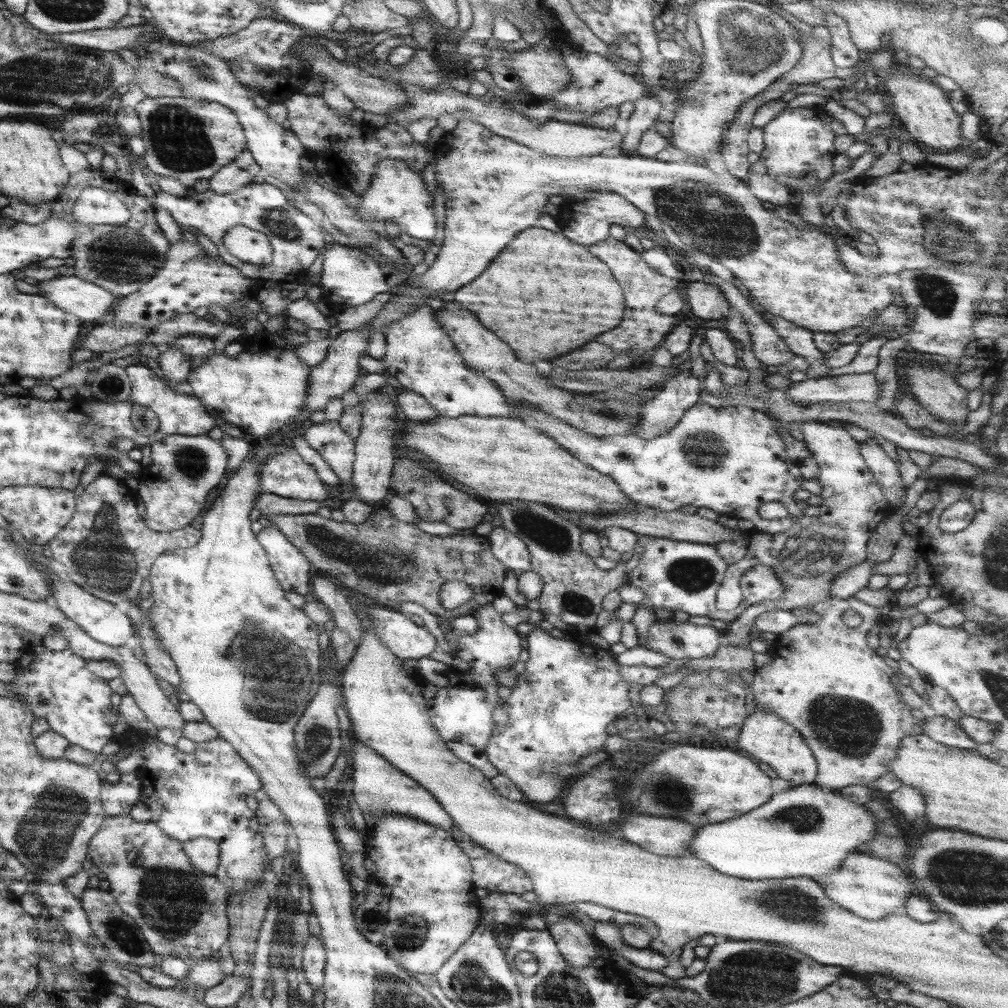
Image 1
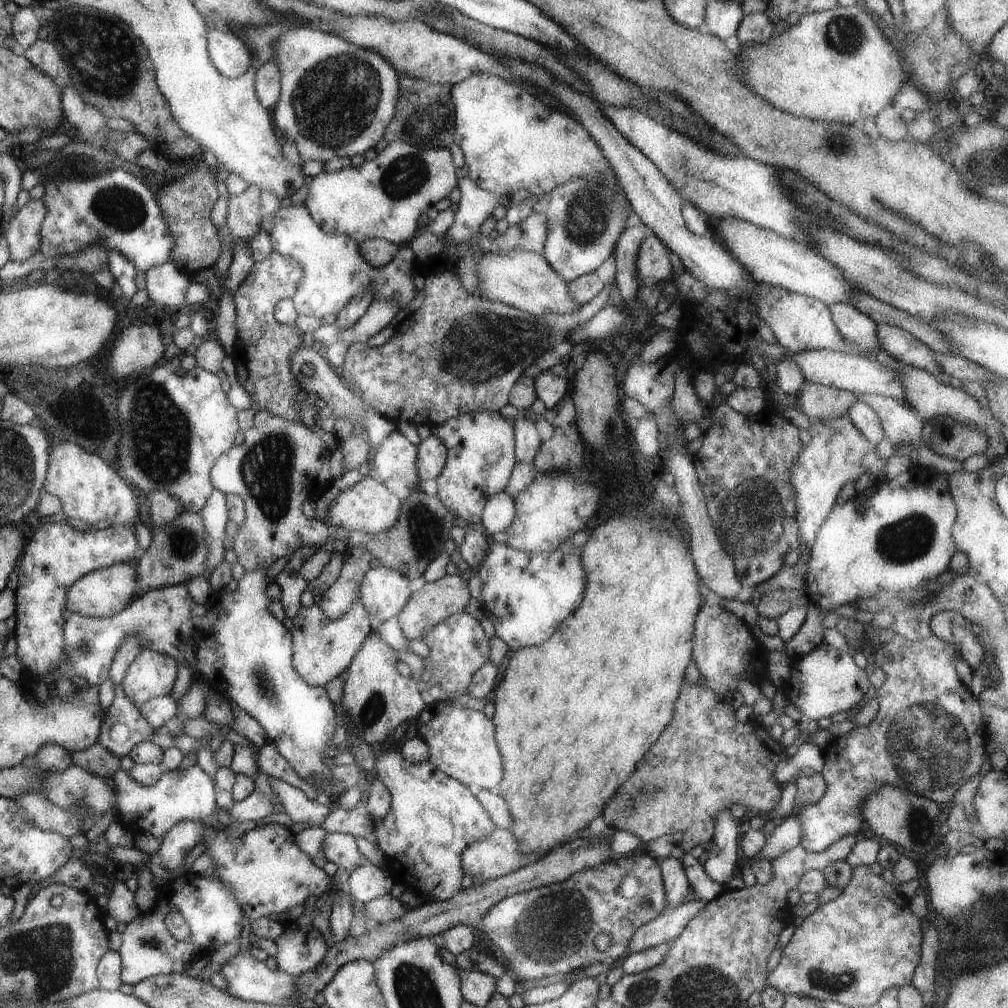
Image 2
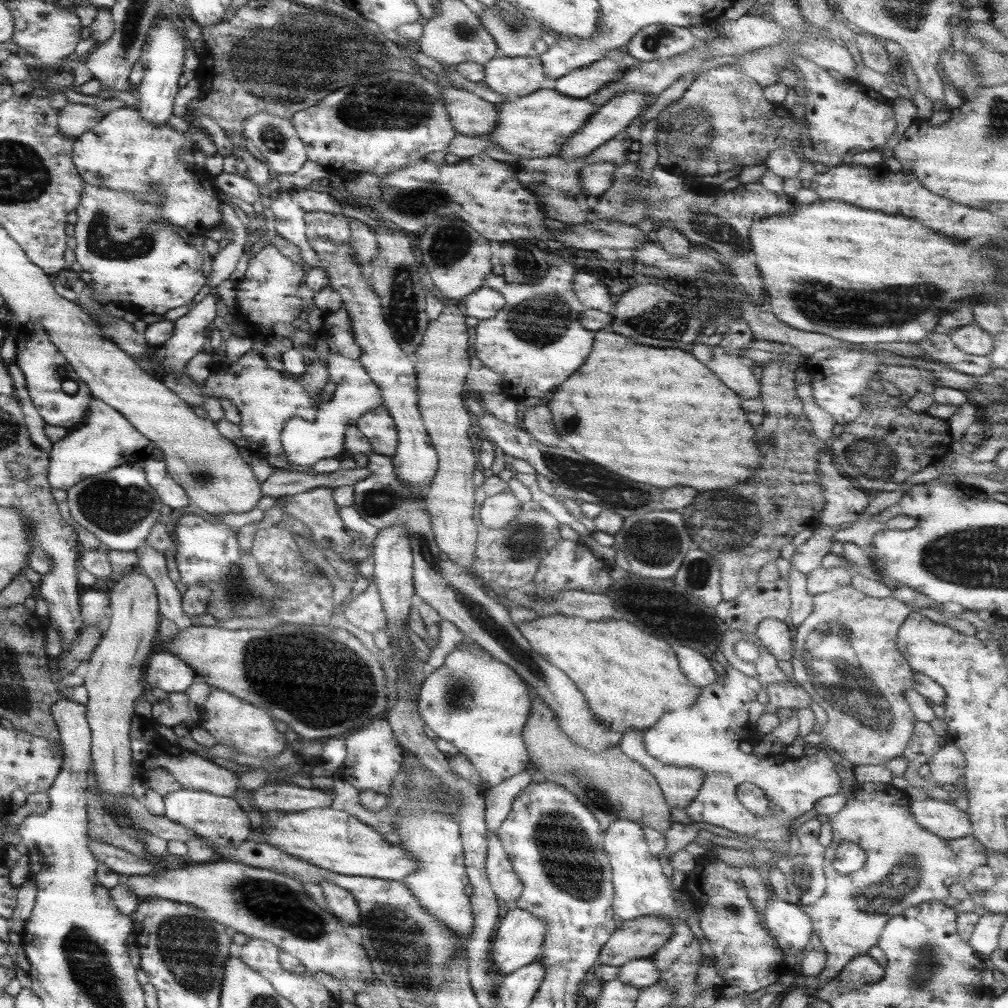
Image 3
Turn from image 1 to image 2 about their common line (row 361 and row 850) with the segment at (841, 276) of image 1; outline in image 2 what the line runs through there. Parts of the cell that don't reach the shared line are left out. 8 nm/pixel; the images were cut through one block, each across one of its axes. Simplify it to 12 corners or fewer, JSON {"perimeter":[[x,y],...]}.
{"perimeter":[[327,833],[326,862],[350,871],[364,861],[353,836]]}

